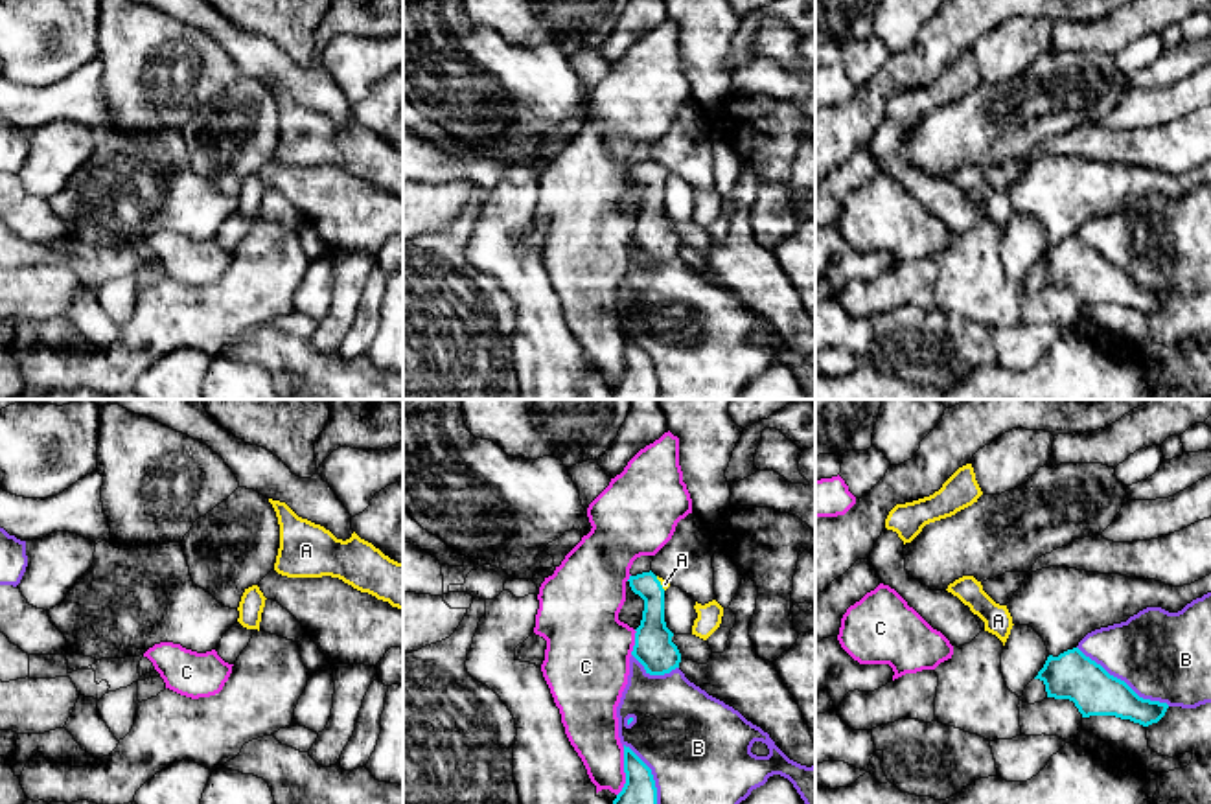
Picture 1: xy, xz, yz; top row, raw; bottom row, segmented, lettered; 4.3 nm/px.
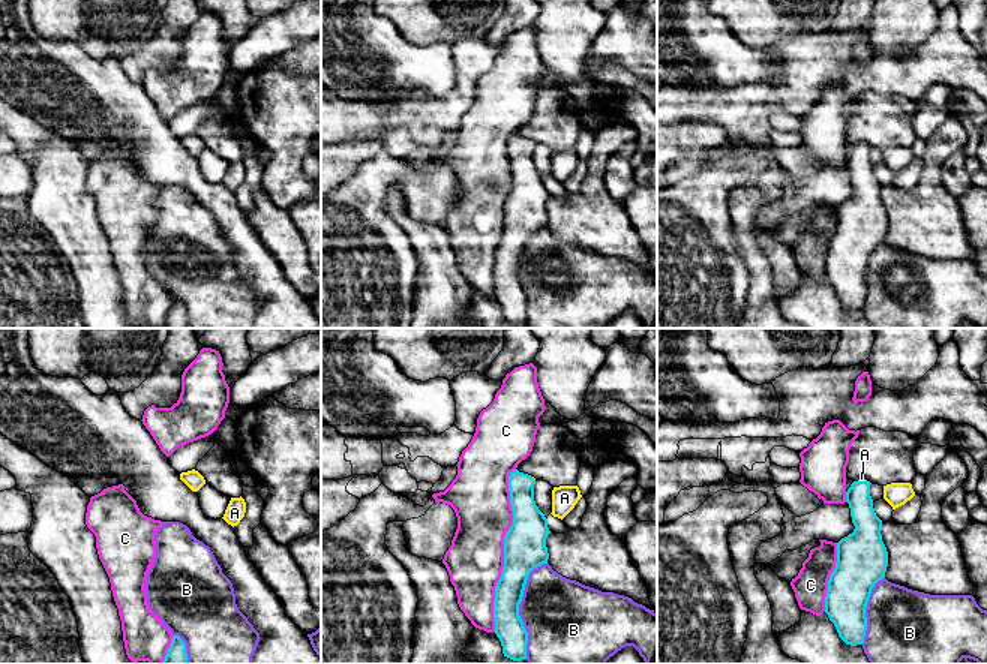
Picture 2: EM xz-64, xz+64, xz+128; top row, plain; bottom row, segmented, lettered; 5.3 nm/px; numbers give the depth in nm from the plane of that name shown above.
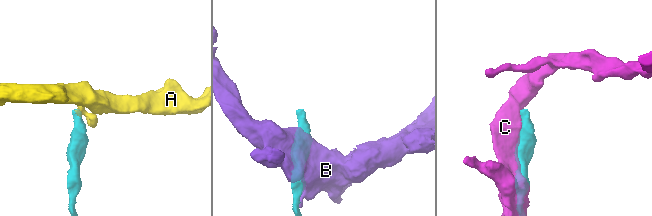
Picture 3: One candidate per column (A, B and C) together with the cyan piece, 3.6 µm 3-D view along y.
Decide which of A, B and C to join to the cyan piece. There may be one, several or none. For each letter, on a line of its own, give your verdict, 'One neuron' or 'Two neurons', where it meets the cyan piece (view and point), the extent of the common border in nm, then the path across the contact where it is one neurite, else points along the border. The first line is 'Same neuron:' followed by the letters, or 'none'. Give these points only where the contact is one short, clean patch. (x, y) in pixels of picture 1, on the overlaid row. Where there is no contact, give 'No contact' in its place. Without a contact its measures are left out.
Same neuron: A
A: One neuron. Touches cyan at xz (659, 584). Shared border 80 nm. Path across: xz (654, 641), (659, 584), (665, 584)
B: Two neurons. Touches cyan at yz (1123, 681). Shared border 480 nm
C: Two neurons. Touches cyan at xz (624, 771). Shared border 220 nm

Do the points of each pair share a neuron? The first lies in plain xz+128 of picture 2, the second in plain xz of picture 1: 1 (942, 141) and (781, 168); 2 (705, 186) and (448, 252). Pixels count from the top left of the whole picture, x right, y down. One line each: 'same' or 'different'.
1: different
2: same

